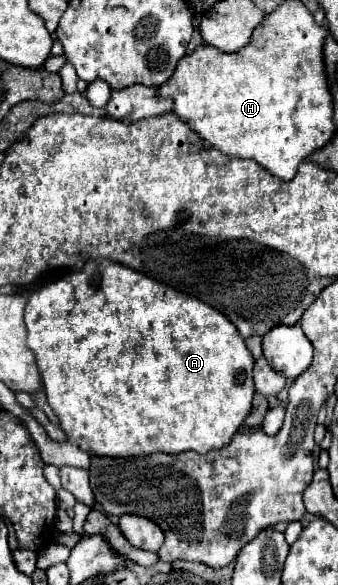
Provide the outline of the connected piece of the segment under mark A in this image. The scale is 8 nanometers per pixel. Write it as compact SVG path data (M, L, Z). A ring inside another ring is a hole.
M105 257L89 259L87 273L77 271L57 283L41 287L27 301L25 321L27 321L27 345L37 359L37 367L41 371L43 391L47 395L47 401L53 407L55 415L59 417L61 427L67 433L67 439L77 443L87 453L97 453L97 455L107 455L107 457L135 457L135 455L149 455L157 451L161 453L183 453L183 451L207 453L211 449L221 449L221 445L229 445L229 441L239 431L245 417L249 415L253 393L255 393L255 385L253 385L255 359L245 347L241 333L237 333L237 327L223 313L217 313L213 307L205 305L203 301L197 301L181 291L175 291L173 287L159 285L157 281L121 263L113 263Z

